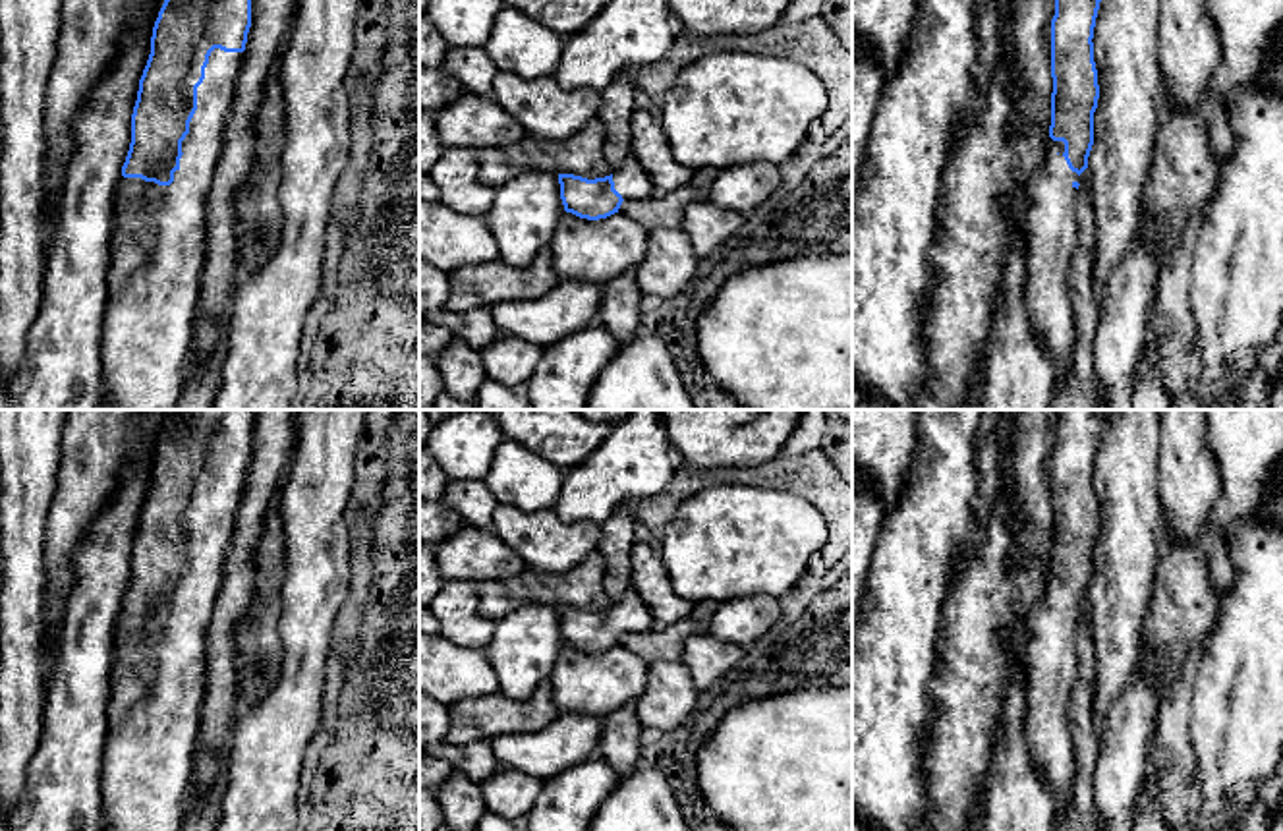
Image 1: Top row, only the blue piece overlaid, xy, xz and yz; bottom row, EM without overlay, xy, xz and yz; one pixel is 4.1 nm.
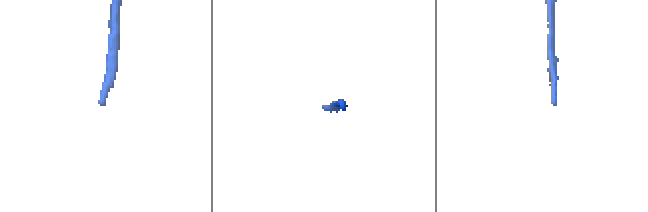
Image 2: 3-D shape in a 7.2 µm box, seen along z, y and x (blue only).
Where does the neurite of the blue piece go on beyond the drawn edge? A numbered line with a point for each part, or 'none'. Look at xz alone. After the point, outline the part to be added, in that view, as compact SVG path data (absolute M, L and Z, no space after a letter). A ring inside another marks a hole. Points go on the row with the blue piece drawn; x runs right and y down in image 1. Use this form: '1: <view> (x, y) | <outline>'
1: xz (630, 178) | M626 157L626 160L613 170L614 189L628 199L630 195L653 195L655 187L649 182L645 170L636 160L636 157Z

